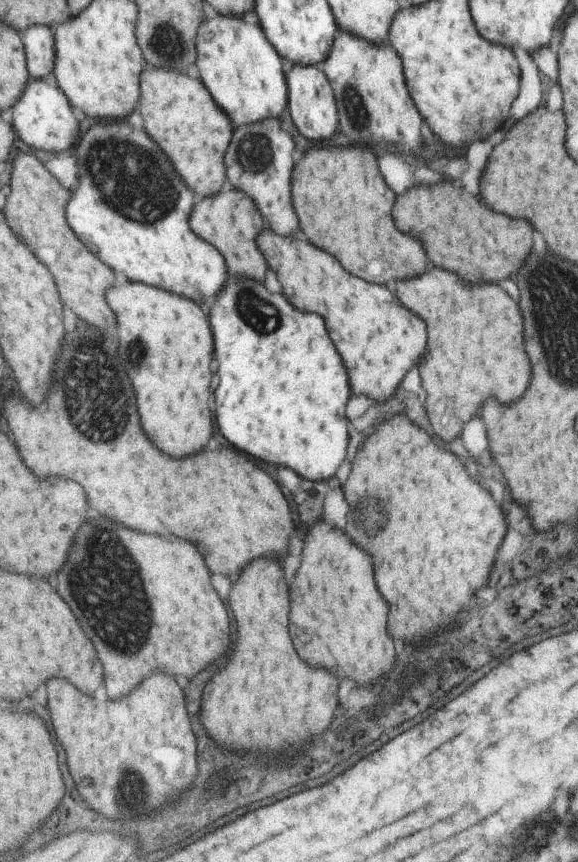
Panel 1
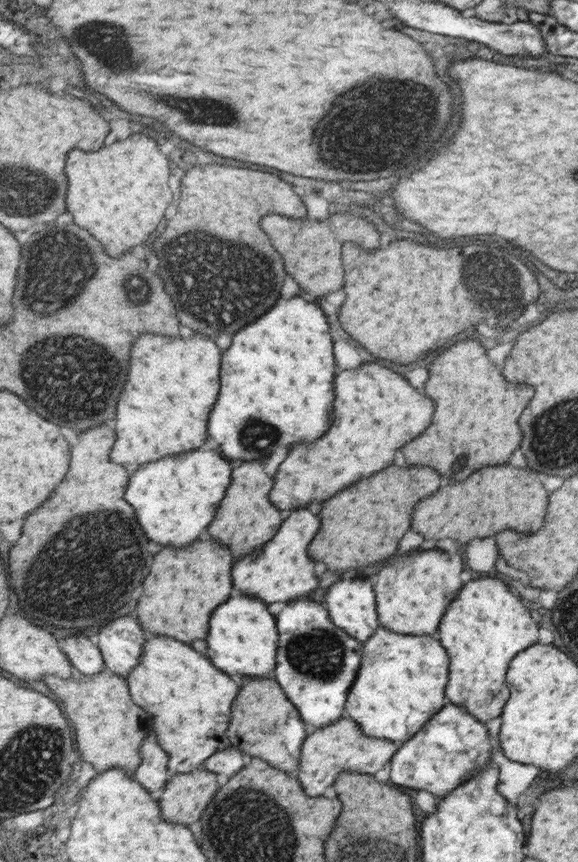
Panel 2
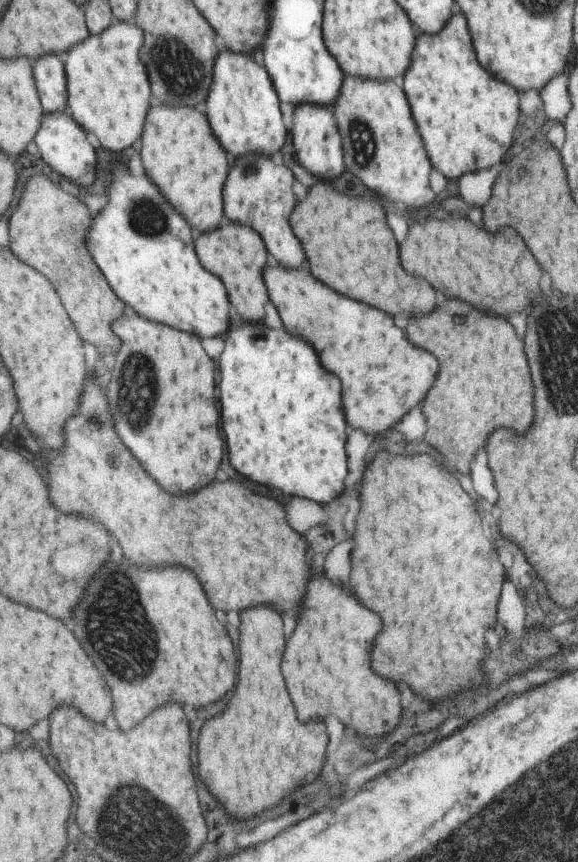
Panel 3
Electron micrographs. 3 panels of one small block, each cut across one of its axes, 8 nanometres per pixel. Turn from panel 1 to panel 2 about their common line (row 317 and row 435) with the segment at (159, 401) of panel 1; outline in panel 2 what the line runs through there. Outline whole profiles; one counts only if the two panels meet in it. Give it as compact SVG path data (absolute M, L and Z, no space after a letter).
M144 334L132 350L126 392L118 404L118 444L113 460L134 475L140 466L204 446L210 414L218 402L222 380L222 348L206 334L174 338Z

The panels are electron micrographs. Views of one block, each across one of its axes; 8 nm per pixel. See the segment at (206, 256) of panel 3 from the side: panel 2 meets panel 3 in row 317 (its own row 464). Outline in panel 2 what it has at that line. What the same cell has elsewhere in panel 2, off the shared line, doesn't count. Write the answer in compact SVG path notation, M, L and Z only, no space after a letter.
M246 462L234 472L233 484L228 490L226 499L222 501L222 507L218 510L218 516L214 520L214 524L210 526L212 536L218 536L220 540L226 540L226 544L230 544L230 548L234 548L236 556L248 554L266 546L278 535L278 531L282 529L284 514L282 509L277 507L272 501L271 496L275 488L275 477L266 472L267 464L264 462Z

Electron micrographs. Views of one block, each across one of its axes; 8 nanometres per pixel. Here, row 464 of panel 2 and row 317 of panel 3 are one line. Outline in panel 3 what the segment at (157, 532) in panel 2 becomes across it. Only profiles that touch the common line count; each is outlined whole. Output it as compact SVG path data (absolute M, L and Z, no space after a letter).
M124 166L116 172L116 182L112 190L108 188L108 204L96 217L89 235L89 247L94 259L106 274L106 278L118 296L124 298L127 306L132 306L140 316L154 322L168 324L178 330L192 332L200 338L214 338L230 332L232 324L232 301L228 296L226 284L200 262L194 242L194 230L186 216L174 208L158 186L148 176L135 176Z

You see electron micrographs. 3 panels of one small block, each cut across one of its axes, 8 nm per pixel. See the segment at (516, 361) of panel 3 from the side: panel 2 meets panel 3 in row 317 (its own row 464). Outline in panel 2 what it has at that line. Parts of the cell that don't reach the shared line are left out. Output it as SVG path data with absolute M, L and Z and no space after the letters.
M466 338L444 350L430 364L426 392L434 396L434 402L438 404L438 416L434 416L430 432L424 432L420 438L410 440L410 444L402 448L406 452L404 456L410 464L432 466L438 472L448 474L450 480L462 480L482 466L508 462L522 440L518 418L528 406L534 388L506 382L496 364L486 356L482 344Z

